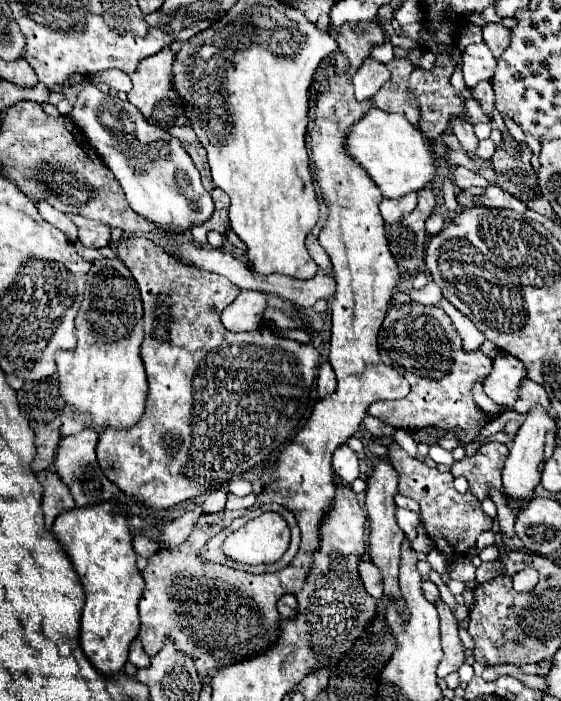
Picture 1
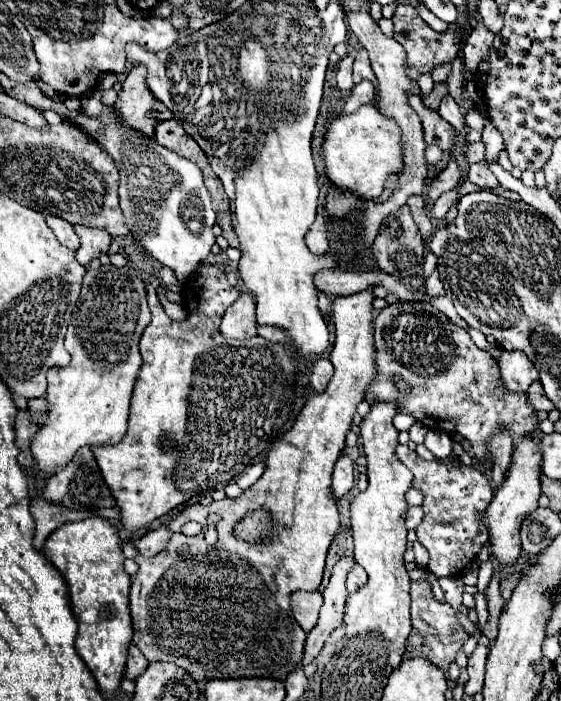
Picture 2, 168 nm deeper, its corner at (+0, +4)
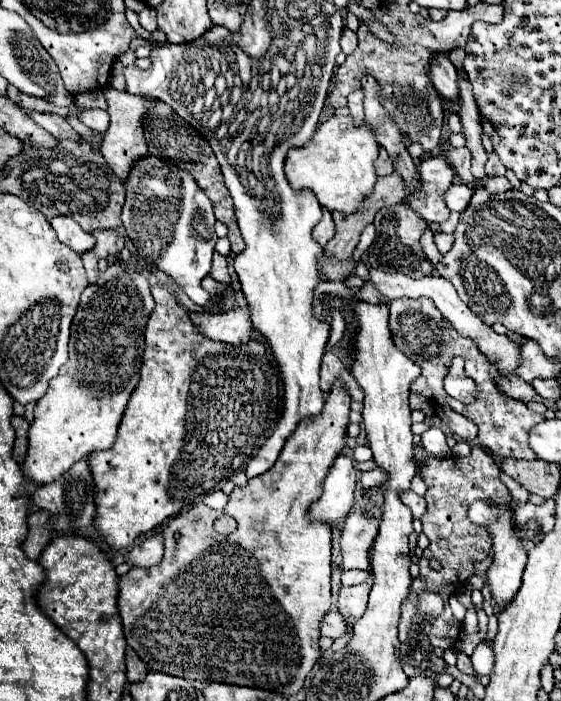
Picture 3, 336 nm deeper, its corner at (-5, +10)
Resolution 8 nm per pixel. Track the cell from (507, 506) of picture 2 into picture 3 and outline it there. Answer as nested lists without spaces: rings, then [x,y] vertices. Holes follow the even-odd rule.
[[[475,501],[469,509],[469,517],[473,523],[487,527],[493,537],[493,563],[487,571],[487,583],[495,605],[499,609],[505,609],[521,587],[521,575],[527,561],[527,553],[521,541],[517,541],[517,535],[513,533],[513,509],[501,509],[501,505],[485,505],[485,501]]]

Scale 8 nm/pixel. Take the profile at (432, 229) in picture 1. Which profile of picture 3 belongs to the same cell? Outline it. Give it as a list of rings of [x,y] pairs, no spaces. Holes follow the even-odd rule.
[[[451,185],[449,191],[445,193],[445,201],[447,201],[447,207],[451,211],[457,211],[457,213],[463,213],[473,197],[473,187],[469,185]]]

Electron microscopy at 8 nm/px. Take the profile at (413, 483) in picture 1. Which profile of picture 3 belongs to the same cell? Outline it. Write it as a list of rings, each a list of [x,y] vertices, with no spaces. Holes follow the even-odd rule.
[[[415,445],[415,461],[417,461],[417,467],[419,467],[419,475],[427,485],[427,493],[425,493],[427,511],[421,517],[421,523],[423,523],[423,533],[429,537],[429,547],[423,551],[423,555],[419,559],[419,575],[411,585],[409,597],[401,605],[398,638],[401,643],[405,643],[409,639],[409,631],[413,619],[415,619],[415,605],[417,605],[419,593],[421,591],[437,591],[437,593],[441,593],[441,597],[445,601],[444,609],[441,617],[435,619],[429,638],[433,647],[447,649],[455,643],[459,629],[461,629],[461,623],[457,623],[453,619],[451,607],[447,602],[449,597],[455,593],[453,585],[465,585],[469,581],[469,577],[475,575],[475,565],[479,561],[487,559],[489,553],[491,553],[491,547],[493,547],[489,531],[485,527],[479,527],[479,525],[469,521],[469,515],[467,515],[469,505],[475,503],[475,501],[495,503],[497,501],[495,497],[511,497],[511,493],[499,479],[501,469],[493,461],[493,455],[487,453],[481,445],[473,445],[469,457],[445,457],[445,459],[425,457],[425,453],[421,453],[421,445]],[[433,557],[441,561],[441,565],[443,565],[441,571],[429,569],[429,559],[433,559]]]

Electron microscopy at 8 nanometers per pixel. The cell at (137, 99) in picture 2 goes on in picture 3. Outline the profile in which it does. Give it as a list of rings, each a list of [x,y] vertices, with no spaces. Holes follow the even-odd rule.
[[[108,86],[103,89],[103,95],[107,105],[109,105],[109,115],[111,115],[111,125],[109,129],[105,131],[105,139],[103,139],[103,145],[101,145],[101,155],[105,157],[107,165],[111,167],[111,171],[115,173],[115,177],[119,177],[121,181],[127,179],[131,167],[141,159],[145,157],[147,153],[147,145],[145,145],[145,137],[143,137],[143,127],[141,127],[141,121],[143,121],[143,113],[149,109],[151,105],[151,99],[149,97],[137,97],[137,95],[129,95],[129,93],[121,93],[121,91]]]

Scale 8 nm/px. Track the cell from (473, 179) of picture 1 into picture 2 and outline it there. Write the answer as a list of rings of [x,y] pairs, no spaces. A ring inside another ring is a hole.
[[[450,159],[448,165],[446,165],[446,169],[444,169],[444,171],[432,181],[432,185],[430,185],[430,203],[426,203],[426,211],[432,209],[432,203],[434,203],[444,191],[456,189],[456,187],[462,183],[464,175],[466,175],[466,173],[460,169],[458,161],[456,161],[456,159]]]

